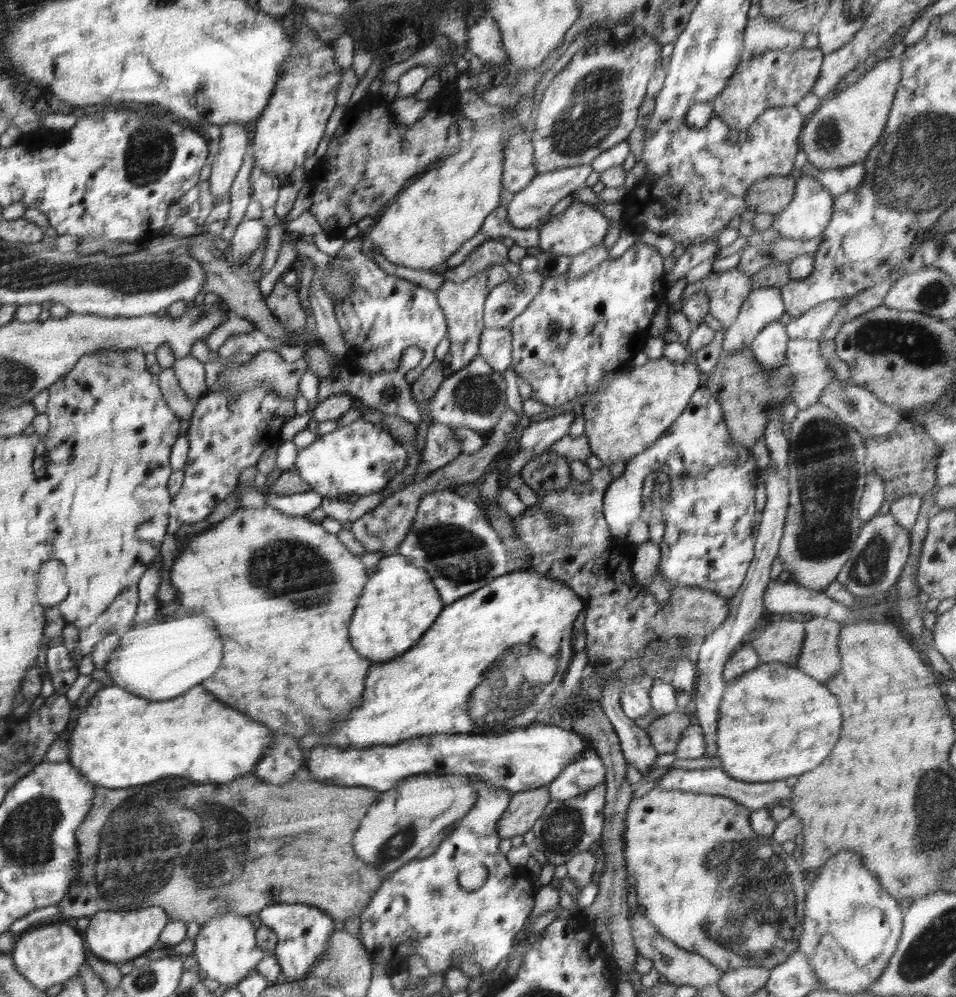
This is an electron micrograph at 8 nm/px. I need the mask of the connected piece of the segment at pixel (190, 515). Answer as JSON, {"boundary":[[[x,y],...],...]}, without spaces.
{"boundary":[[[258,384],[256,388],[242,392],[236,398],[234,398],[234,394],[224,394],[224,392],[208,392],[204,398],[200,398],[200,402],[194,406],[190,425],[186,432],[190,444],[186,467],[183,469],[185,476],[180,491],[171,498],[167,534],[174,535],[186,524],[200,523],[205,520],[214,510],[214,507],[234,492],[240,474],[246,468],[254,468],[260,455],[268,447],[278,446],[282,442],[280,435],[282,426],[286,421],[292,420],[294,416],[296,416],[294,402],[286,398],[278,398],[270,390],[268,384]]]}

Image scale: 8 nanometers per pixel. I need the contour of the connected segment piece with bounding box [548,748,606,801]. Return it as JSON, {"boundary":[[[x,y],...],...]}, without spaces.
{"boundary":[[[588,748],[548,784],[550,798],[568,800],[588,792],[598,784],[605,784],[605,780],[602,759],[593,749]]]}

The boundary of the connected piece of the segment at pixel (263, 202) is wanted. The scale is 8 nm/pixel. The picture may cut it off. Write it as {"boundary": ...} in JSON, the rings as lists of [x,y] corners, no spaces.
{"boundary":[[[255,172],[252,187],[253,192],[250,201],[256,201],[261,205],[261,219],[269,225],[277,221],[275,206],[281,187],[278,176],[272,172]]]}

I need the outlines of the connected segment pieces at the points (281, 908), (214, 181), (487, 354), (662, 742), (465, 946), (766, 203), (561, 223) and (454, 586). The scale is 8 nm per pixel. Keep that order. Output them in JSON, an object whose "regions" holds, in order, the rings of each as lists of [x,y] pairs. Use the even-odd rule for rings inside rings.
{"regions":[[[[276,904],[264,907],[259,912],[259,918],[262,925],[268,925],[276,933],[278,942],[274,956],[281,967],[281,980],[300,981],[309,977],[327,948],[328,936],[335,930],[333,918],[308,904]]],[[[227,125],[221,128],[220,140],[218,140],[218,154],[214,156],[211,164],[210,194],[213,202],[216,202],[224,192],[229,192],[240,166],[244,160],[248,142],[248,132],[244,127]]],[[[485,328],[479,340],[479,354],[496,372],[510,368],[512,333],[506,328]]],[[[674,710],[665,715],[661,714],[645,728],[645,732],[658,755],[674,753],[680,740],[683,740],[684,730],[690,725],[692,720],[683,710]]],[[[489,784],[478,786],[478,800],[466,816],[452,824],[452,832],[442,840],[442,844],[422,860],[404,864],[394,872],[380,890],[370,898],[370,902],[360,914],[360,939],[373,964],[386,964],[394,967],[404,958],[420,955],[426,960],[431,974],[443,975],[448,970],[459,968],[464,962],[479,964],[483,973],[491,972],[501,960],[513,951],[516,934],[522,930],[534,906],[535,888],[530,878],[532,873],[526,866],[513,867],[499,850],[501,838],[496,823],[510,803],[510,791],[493,788]],[[470,868],[486,868],[488,877],[482,887],[466,891],[458,885],[458,874]]],[[[791,175],[768,176],[754,182],[746,192],[748,210],[757,213],[779,213],[794,198],[796,182]]],[[[576,200],[564,212],[551,217],[547,222],[539,226],[539,249],[559,255],[576,256],[596,246],[604,240],[610,220],[604,218],[600,210],[590,204]]],[[[452,488],[430,492],[419,501],[413,526],[396,548],[396,552],[404,555],[412,564],[427,571],[444,606],[453,604],[478,588],[490,584],[498,576],[504,576],[509,572],[508,564],[512,562],[510,556],[506,555],[506,547],[491,528],[478,502],[470,496],[459,496],[453,492]]]]}

